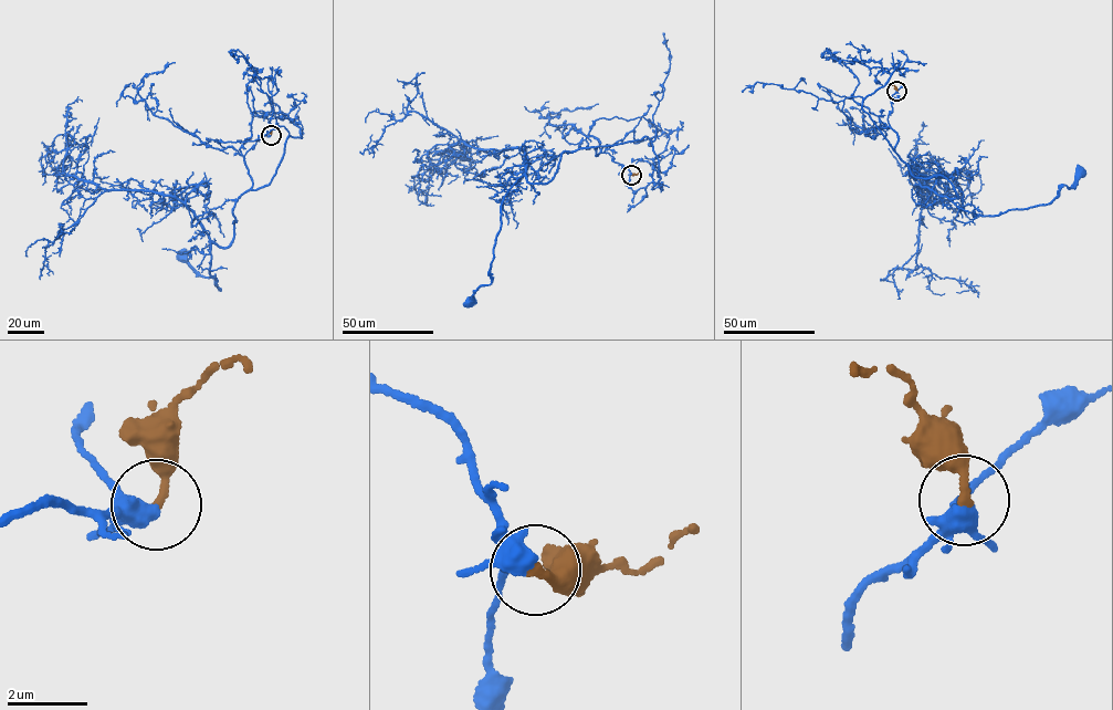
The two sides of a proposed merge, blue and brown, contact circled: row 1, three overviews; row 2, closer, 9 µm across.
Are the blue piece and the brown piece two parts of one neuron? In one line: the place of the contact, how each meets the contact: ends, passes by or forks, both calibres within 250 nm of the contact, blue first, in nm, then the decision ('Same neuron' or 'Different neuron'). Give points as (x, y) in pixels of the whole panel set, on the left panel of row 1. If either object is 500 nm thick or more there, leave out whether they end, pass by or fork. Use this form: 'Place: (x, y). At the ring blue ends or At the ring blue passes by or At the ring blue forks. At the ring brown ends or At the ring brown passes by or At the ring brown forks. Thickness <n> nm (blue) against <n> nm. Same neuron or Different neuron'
Place: (271, 135). At the ring blue forks. At the ring brown ends. Thickness 320 nm (blue) against 220 nm. Same neuron

